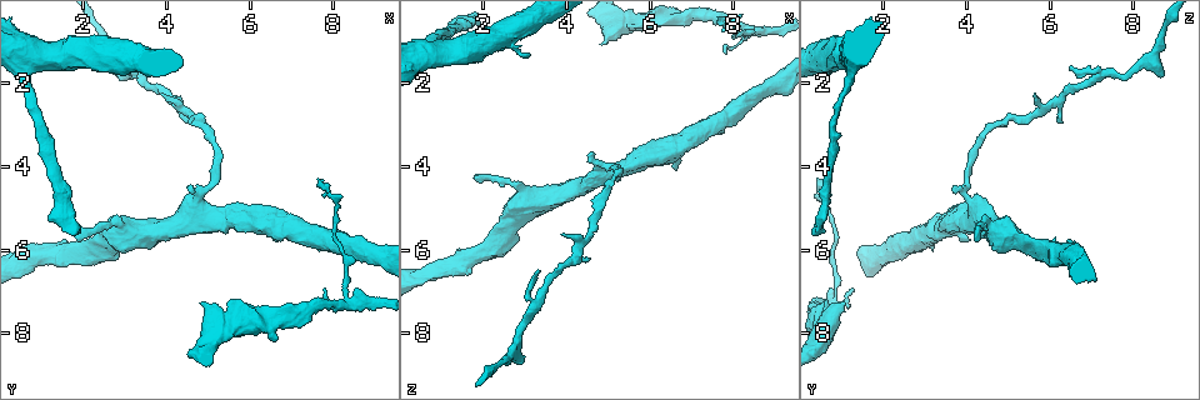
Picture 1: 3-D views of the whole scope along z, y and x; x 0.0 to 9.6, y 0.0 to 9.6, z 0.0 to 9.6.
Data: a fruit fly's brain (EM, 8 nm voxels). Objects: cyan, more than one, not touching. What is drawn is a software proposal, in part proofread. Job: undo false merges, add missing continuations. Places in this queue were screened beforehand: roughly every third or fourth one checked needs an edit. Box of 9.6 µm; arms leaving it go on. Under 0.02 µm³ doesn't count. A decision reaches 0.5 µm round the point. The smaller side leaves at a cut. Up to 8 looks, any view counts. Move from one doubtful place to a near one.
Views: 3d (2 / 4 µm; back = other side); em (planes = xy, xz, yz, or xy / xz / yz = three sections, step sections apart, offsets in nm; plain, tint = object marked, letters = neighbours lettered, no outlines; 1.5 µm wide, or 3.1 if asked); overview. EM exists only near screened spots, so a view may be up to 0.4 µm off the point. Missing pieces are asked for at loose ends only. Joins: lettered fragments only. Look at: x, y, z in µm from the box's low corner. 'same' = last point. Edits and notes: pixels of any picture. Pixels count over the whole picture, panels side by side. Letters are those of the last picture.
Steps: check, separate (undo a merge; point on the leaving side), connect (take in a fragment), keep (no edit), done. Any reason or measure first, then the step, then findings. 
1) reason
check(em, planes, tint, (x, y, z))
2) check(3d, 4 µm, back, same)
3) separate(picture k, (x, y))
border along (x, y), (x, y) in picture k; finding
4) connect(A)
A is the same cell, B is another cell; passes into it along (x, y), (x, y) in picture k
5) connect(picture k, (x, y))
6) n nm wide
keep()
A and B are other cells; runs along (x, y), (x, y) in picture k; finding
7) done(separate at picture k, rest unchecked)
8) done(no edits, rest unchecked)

thick end
check(3d, 2 µm, (4.80, 7.25, 1.15))

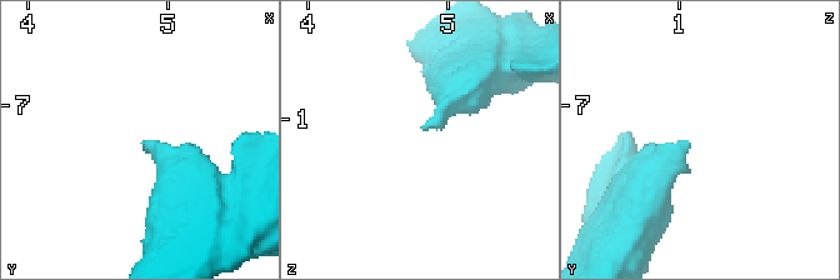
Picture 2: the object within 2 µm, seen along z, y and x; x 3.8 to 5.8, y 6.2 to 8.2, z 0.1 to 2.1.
now the EM
check(em, planes, letters, (4.88, 7.28, 1.08))

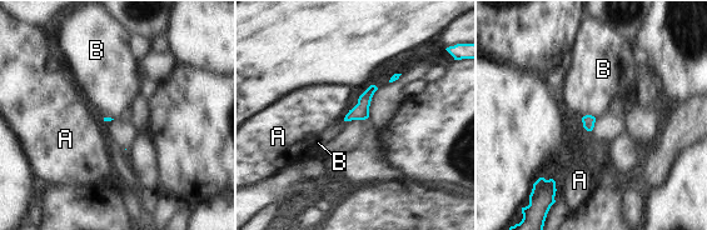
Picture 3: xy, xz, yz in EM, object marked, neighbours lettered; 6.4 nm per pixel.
B touches over 100 nm
keep()
A and B are other cells; border along (582, 116), (591, 115), (596, 118) in picture 3; no lettered fragment goes on from it

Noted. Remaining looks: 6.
sharp bend
check(3d, 4 µm, (8.25, 7.40, 0.65))

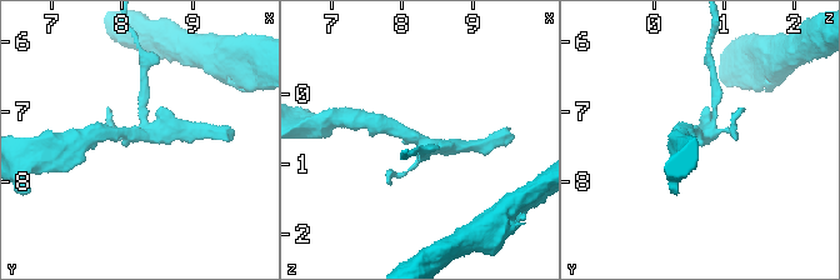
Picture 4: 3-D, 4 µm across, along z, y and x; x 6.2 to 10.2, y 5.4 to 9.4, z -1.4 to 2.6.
check(em, yz, step 4, tint, (8.30, 7.35, 0.70))

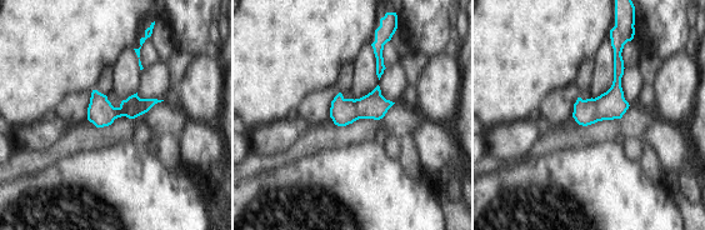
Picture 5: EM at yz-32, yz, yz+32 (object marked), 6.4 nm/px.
check(em, planes, letters, same)

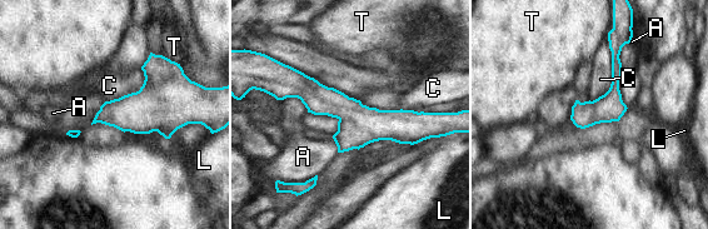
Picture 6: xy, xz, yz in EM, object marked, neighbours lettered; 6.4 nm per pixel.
keep()
A, C, L and T are other cells; one neuron here

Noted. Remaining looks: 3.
check(em, xz, step 4, tint, (1.80, 5.85, 4.15))

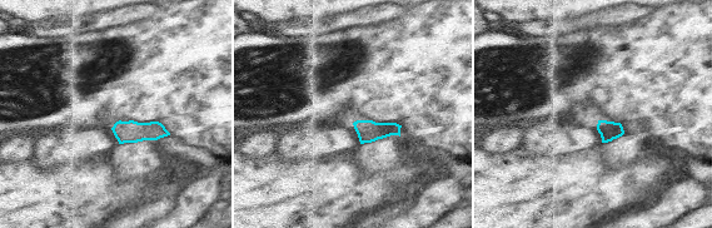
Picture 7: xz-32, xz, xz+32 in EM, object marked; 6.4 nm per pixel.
check(em, xz, step 4, letters, same)

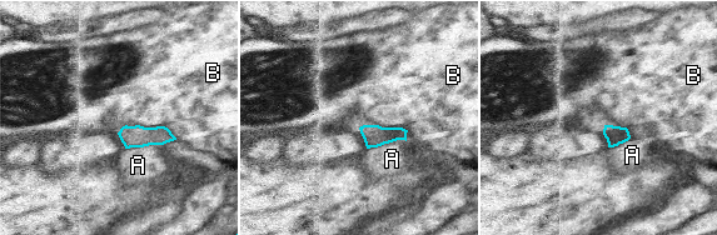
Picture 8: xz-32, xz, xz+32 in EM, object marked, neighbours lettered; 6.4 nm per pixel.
keep()
A and B are other cells; border along (118, 131), (165, 126), (177, 139) in picture 8; no lettered fragment goes on from it

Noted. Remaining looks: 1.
done(no edits, rest unchecked)

